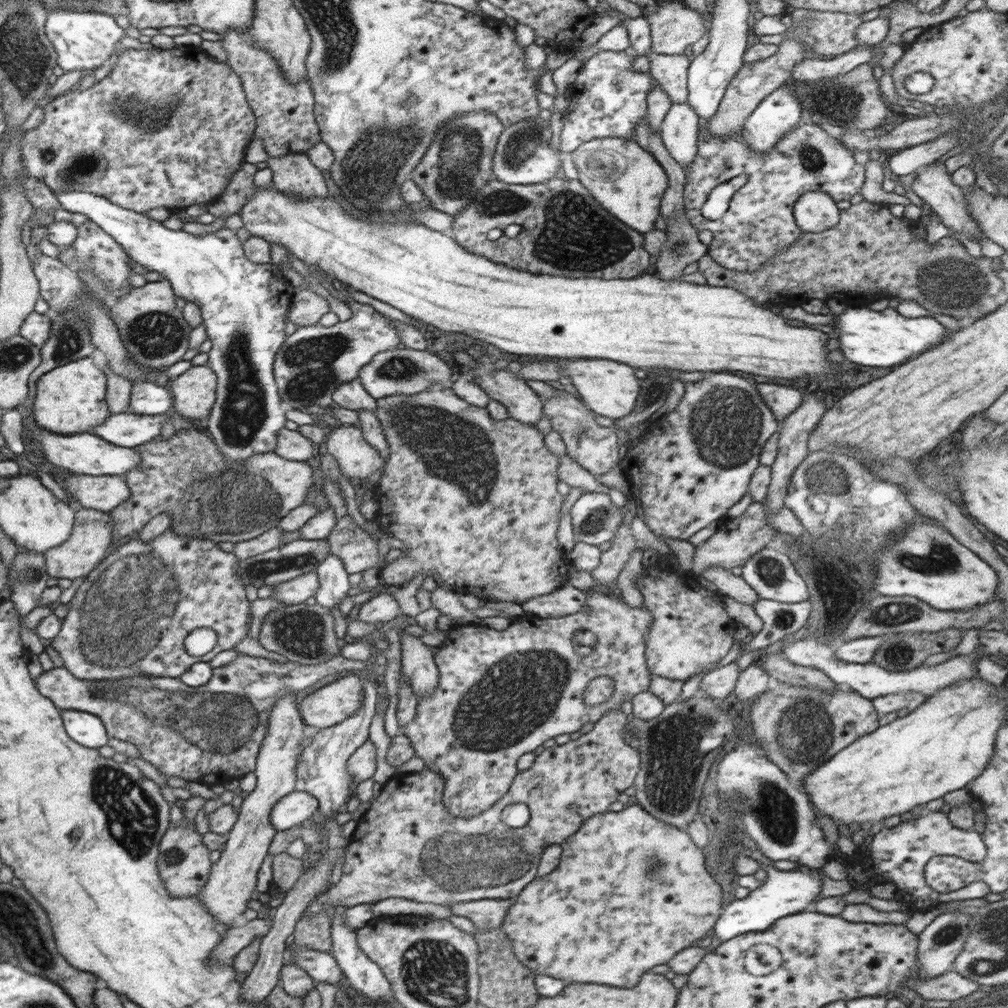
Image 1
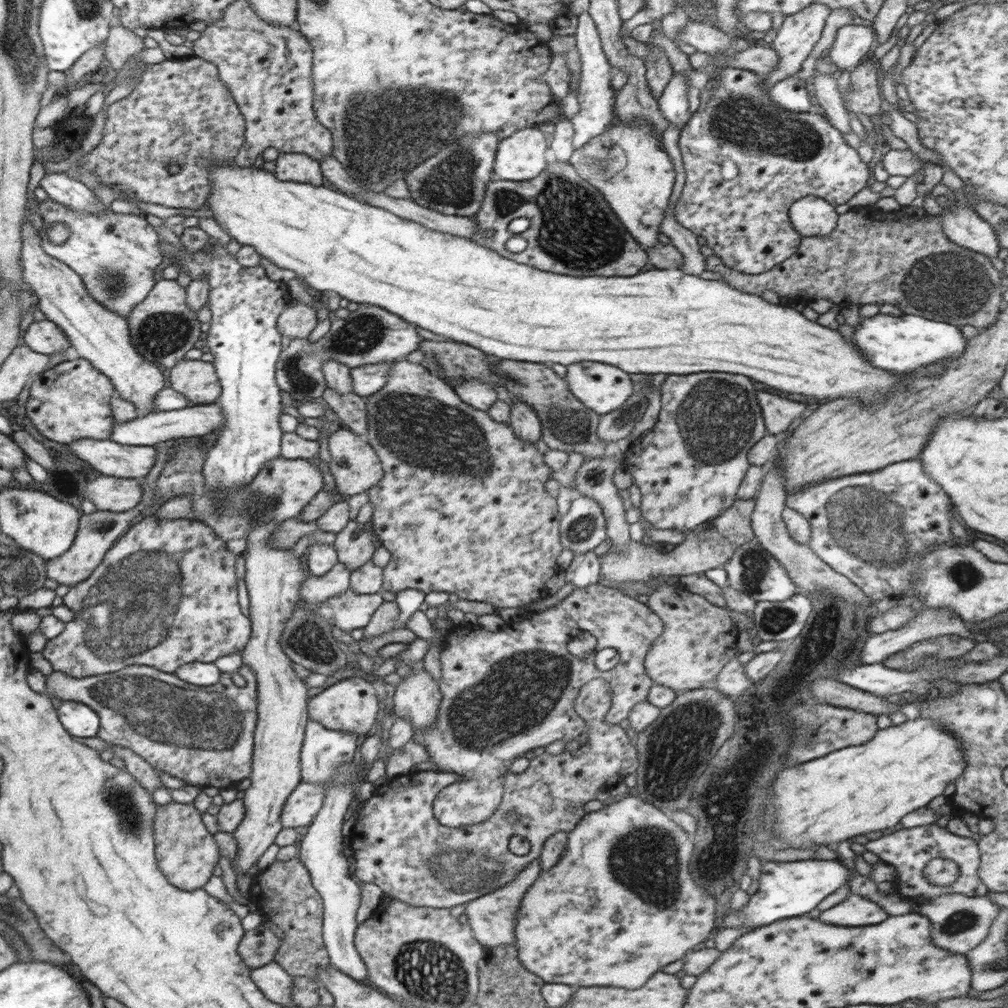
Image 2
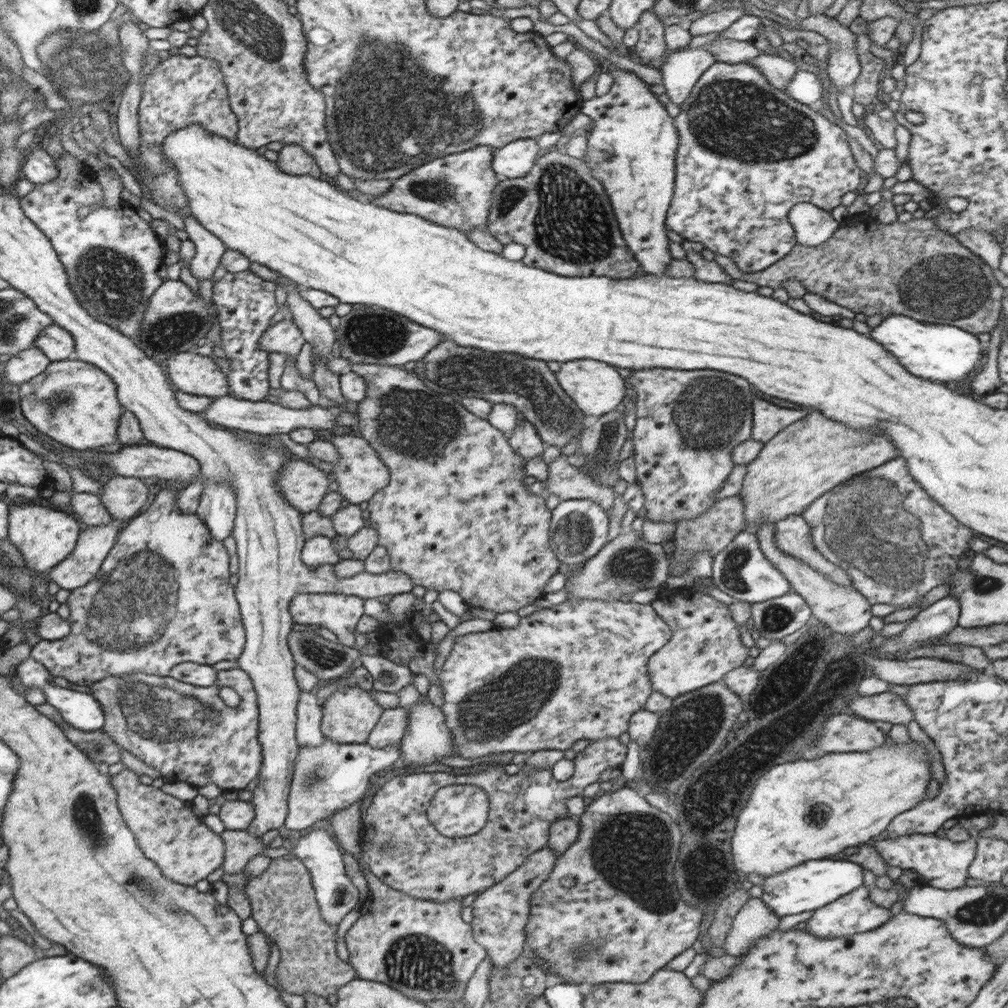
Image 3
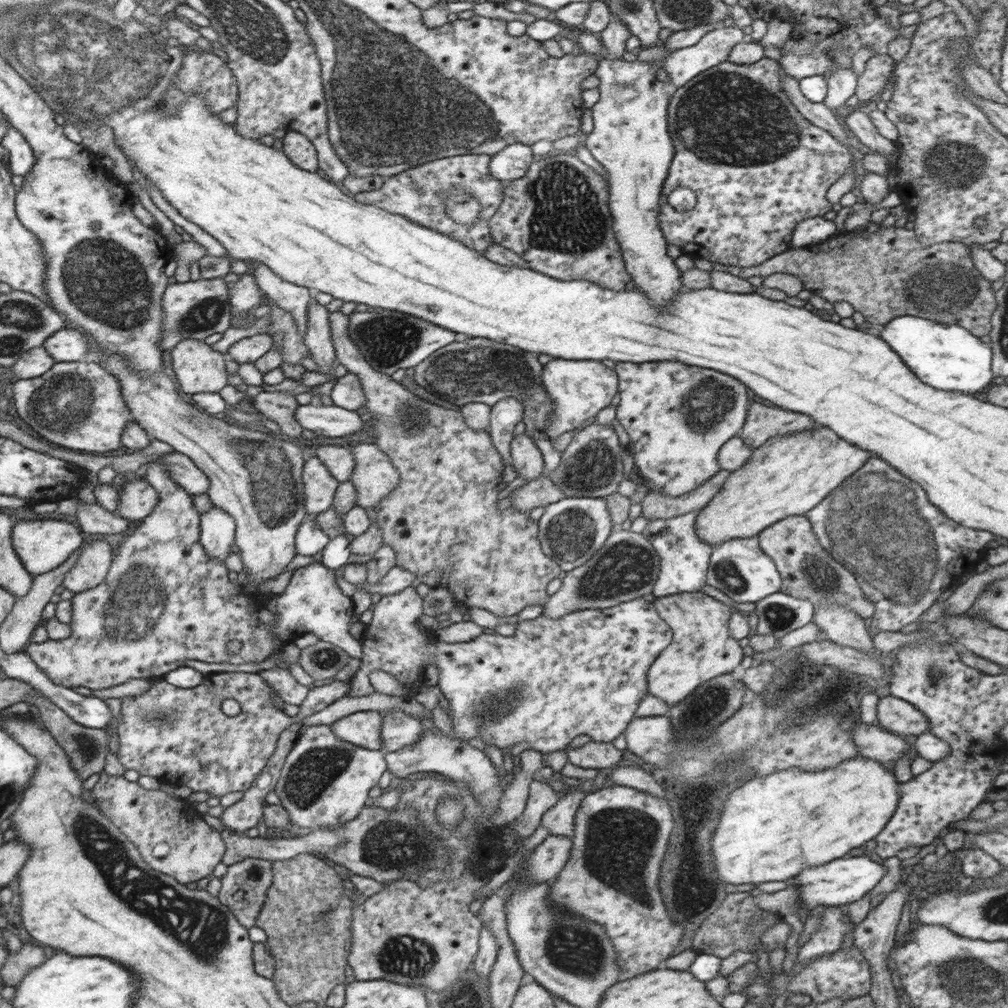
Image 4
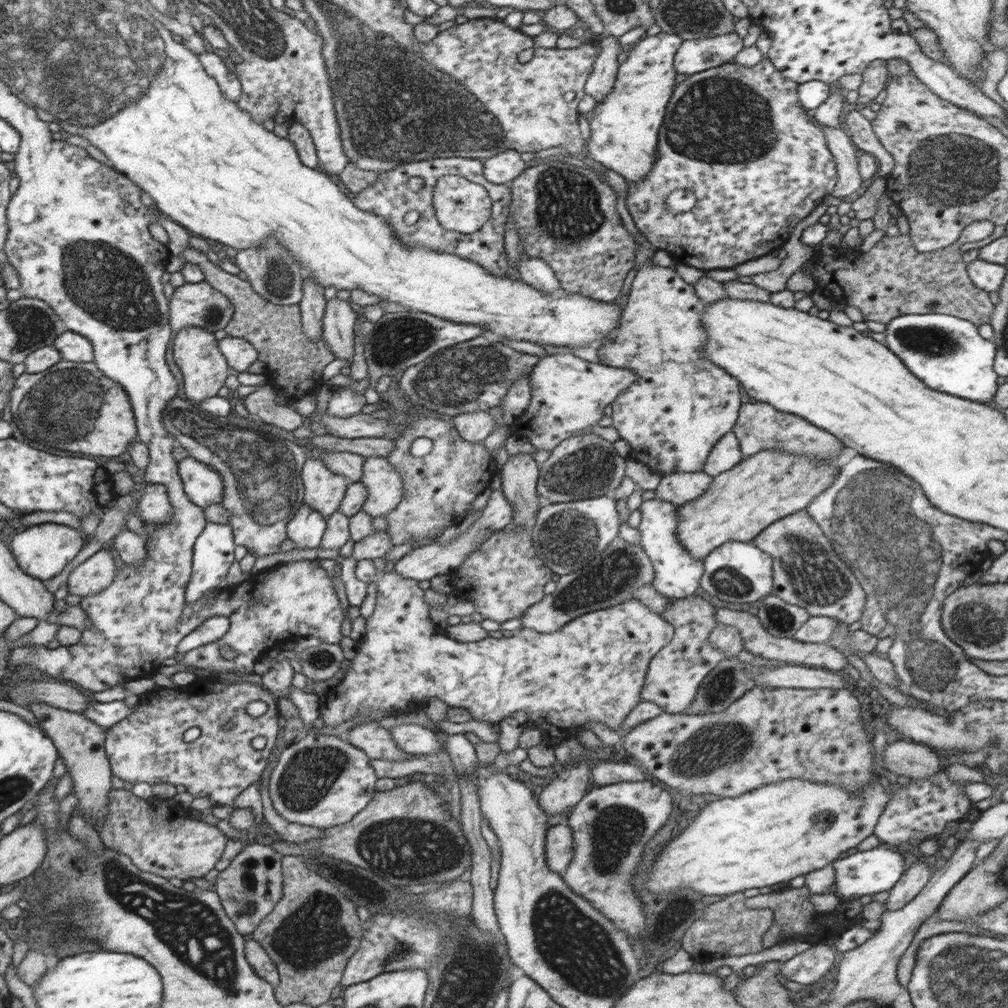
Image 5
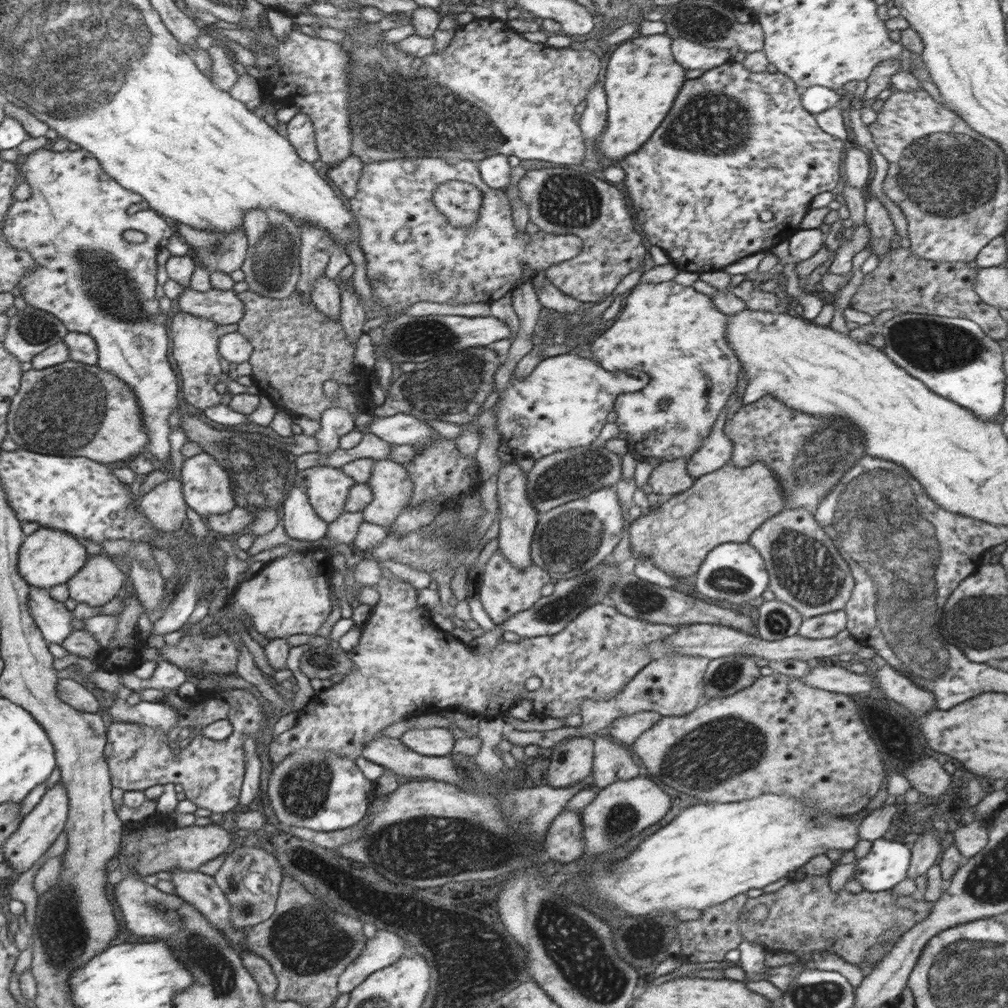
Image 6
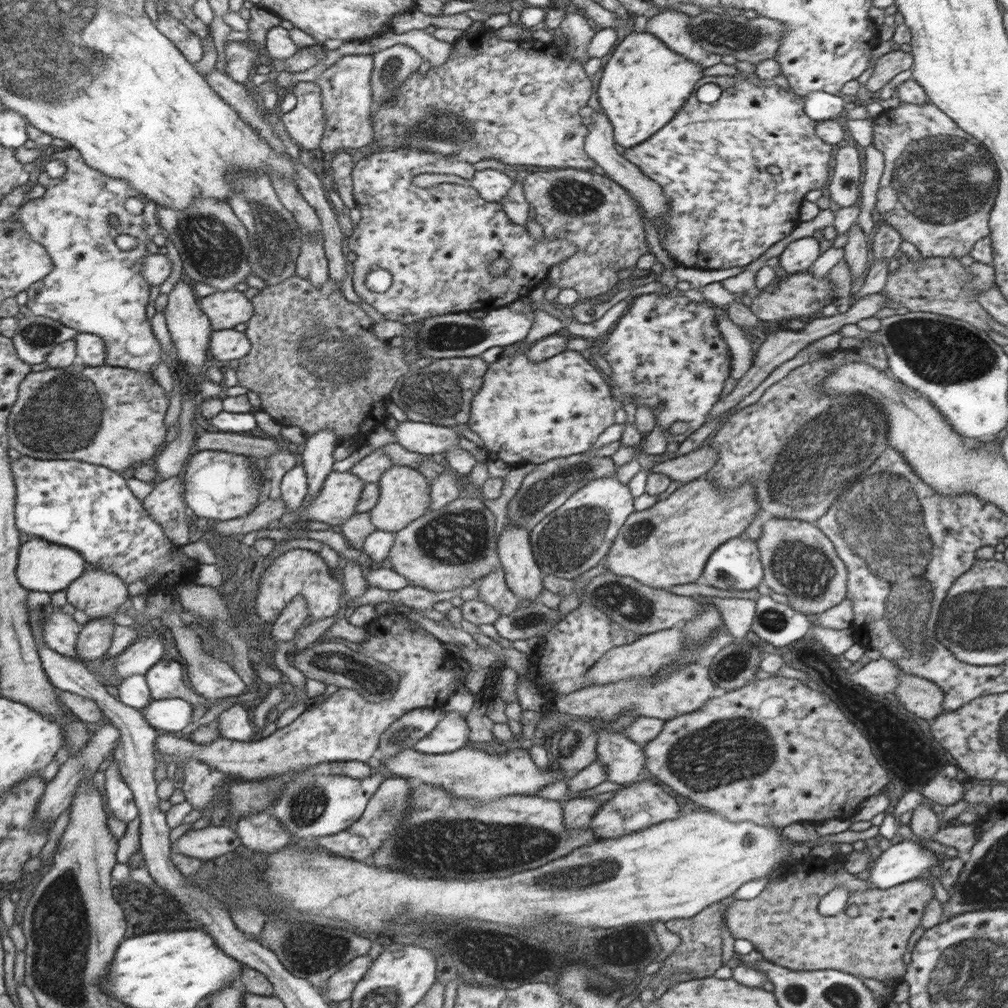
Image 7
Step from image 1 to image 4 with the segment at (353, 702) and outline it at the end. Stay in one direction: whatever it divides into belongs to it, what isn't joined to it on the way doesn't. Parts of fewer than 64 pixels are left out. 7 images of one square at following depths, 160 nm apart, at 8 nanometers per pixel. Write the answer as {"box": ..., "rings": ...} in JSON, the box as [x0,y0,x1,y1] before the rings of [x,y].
{"box":[330,711,383,750],"rings":[[[378,711],[356,712],[330,724],[334,734],[346,742],[368,750],[381,750],[383,714]]]}

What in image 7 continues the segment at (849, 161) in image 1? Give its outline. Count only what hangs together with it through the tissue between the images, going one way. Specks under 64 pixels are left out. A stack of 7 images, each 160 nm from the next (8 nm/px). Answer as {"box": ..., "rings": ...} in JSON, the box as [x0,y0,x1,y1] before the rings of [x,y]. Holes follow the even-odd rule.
{"box":[623,71,832,270],"rings":[[[740,71],[739,75],[725,76],[703,76],[697,82],[698,86],[703,84],[718,84],[722,93],[718,100],[708,103],[702,103],[696,98],[696,89],[688,97],[685,105],[680,112],[674,116],[666,126],[663,126],[656,134],[642,144],[627,148],[623,157],[636,165],[650,180],[654,180],[664,193],[669,196],[669,211],[663,214],[663,220],[659,224],[654,224],[659,233],[661,246],[667,250],[669,254],[676,260],[678,264],[682,264],[688,268],[720,270],[726,268],[736,268],[737,266],[746,266],[754,260],[758,260],[770,246],[774,246],[776,242],[780,242],[782,238],[786,238],[796,225],[801,222],[799,219],[799,208],[805,200],[804,196],[811,190],[820,190],[826,186],[828,182],[828,168],[830,168],[830,160],[832,160],[832,144],[824,142],[815,133],[815,126],[818,124],[816,120],[812,120],[806,113],[804,108],[804,97],[794,94],[792,91],[786,91],[780,86],[772,82],[771,86],[758,87],[752,85],[746,79],[746,73]],[[767,166],[781,167],[780,174],[770,174],[766,171]]]}

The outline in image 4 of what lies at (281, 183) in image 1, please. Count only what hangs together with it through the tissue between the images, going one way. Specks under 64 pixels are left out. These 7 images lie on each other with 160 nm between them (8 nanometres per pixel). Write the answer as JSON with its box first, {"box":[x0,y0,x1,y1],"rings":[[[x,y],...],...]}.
{"box":[282,131,318,172],"rings":[[[287,131],[283,143],[282,150],[298,168],[310,172],[318,170],[317,150],[305,134],[300,131]]]}

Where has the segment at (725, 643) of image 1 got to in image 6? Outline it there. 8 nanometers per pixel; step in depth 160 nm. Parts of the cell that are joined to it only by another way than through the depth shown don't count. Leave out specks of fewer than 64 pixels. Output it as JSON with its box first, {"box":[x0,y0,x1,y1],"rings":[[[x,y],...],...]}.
{"box":[579,654,711,735],"rings":[[[665,654],[644,666],[627,682],[619,693],[607,699],[584,699],[579,704],[583,723],[579,730],[584,735],[602,733],[615,717],[630,716],[637,712],[657,712],[662,717],[682,716],[692,712],[705,698],[704,673],[711,661],[703,656]]]}

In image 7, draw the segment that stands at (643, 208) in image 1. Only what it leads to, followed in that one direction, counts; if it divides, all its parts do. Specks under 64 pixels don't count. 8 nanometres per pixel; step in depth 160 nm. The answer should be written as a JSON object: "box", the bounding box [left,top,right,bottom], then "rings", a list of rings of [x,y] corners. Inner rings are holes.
{"box":[598,33,732,443],"rings":[[[623,33],[598,84],[598,98],[613,126],[615,142],[624,148],[642,144],[680,112],[703,77],[704,65],[675,54],[649,34]],[[678,291],[642,294],[632,300],[617,322],[608,340],[599,341],[601,354],[612,368],[608,382],[614,400],[621,407],[625,400],[633,399],[637,402],[636,408],[654,408],[656,424],[663,429],[666,443],[684,443],[707,422],[710,410],[721,402],[724,383],[731,377],[732,355],[717,325],[715,307],[690,301]],[[660,403],[664,403],[664,408],[657,410]],[[678,421],[687,423],[688,430],[684,434],[671,434],[670,427]]]}

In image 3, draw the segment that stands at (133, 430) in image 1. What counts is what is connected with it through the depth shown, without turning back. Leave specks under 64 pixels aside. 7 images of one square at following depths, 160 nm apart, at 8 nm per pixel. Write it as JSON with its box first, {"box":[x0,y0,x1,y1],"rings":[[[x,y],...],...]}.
{"box":[198,395,336,435],"rings":[[[230,395],[220,397],[214,400],[214,403],[210,405],[204,413],[198,413],[200,416],[204,414],[204,420],[208,424],[214,424],[218,426],[224,426],[227,429],[236,429],[249,433],[256,433],[256,435],[274,435],[274,434],[290,434],[292,431],[299,428],[318,429],[322,431],[330,431],[336,427],[336,416],[332,414],[329,409],[322,408],[319,405],[314,405],[308,410],[292,410],[278,405],[272,402],[250,402],[250,400],[238,400],[238,398],[232,398]]]}

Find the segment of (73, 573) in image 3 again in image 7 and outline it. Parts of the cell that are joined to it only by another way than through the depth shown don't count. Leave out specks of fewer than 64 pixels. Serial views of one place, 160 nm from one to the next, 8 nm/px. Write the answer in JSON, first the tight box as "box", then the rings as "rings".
{"box":[65,568,128,618],"rings":[[[90,568],[65,589],[67,602],[84,610],[88,618],[114,614],[128,598],[127,584],[113,572]]]}

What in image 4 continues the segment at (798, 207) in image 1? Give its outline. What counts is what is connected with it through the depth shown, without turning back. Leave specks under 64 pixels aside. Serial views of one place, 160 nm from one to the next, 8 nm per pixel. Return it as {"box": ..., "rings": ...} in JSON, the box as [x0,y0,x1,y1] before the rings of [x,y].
{"box":[792,216,836,248],"rings":[[[813,216],[799,222],[793,228],[792,246],[799,248],[809,244],[818,244],[836,235],[834,221],[824,219],[823,216]]]}

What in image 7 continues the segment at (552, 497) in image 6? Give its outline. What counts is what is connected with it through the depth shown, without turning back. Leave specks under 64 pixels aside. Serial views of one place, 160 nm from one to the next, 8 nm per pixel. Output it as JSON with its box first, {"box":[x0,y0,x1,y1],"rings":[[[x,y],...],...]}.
{"box":[506,452,616,531],"rings":[[[589,452],[550,460],[536,465],[524,480],[520,488],[509,502],[506,518],[512,525],[532,531],[553,510],[560,508],[566,499],[579,488],[586,486],[595,478],[614,477],[616,472],[614,461],[609,458],[590,456]]]}

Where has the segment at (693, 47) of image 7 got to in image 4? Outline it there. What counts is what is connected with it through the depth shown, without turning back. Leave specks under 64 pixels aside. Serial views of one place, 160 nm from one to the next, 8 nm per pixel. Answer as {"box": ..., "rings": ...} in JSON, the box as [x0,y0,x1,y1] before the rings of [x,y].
{"box":[662,23,746,87],"rings":[[[735,23],[730,27],[718,26],[694,46],[674,51],[662,60],[664,70],[674,86],[681,87],[708,68],[728,61],[732,47],[743,43],[746,24]]]}

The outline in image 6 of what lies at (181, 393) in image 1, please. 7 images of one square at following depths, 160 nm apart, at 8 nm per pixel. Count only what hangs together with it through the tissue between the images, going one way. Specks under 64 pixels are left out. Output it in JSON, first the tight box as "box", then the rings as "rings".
{"box":[170,310,222,411],"rings":[[[173,310],[170,330],[173,333],[173,355],[176,359],[176,366],[182,374],[184,400],[202,411],[218,405],[218,394],[214,386],[220,383],[220,374],[222,374],[220,360],[218,360],[219,326],[216,326],[212,319]]]}

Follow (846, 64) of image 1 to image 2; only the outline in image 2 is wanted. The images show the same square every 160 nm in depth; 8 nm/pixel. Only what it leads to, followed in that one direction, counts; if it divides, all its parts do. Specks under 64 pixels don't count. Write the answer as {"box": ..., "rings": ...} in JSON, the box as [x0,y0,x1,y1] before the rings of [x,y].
{"box":[809,71,850,134],"rings":[[[814,71],[814,76],[809,80],[809,87],[814,90],[818,104],[827,114],[829,123],[841,133],[850,134],[850,121],[843,104],[843,98],[836,85],[837,79],[832,79],[828,73],[822,74]]]}

